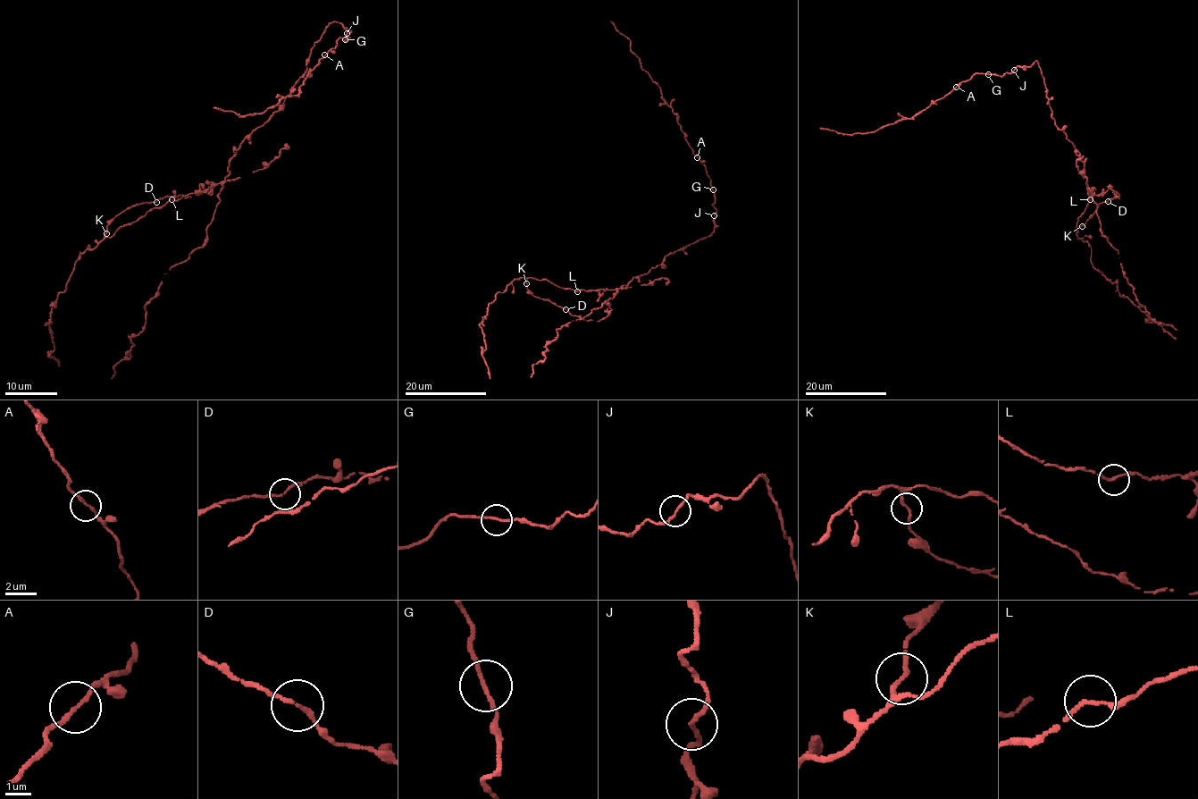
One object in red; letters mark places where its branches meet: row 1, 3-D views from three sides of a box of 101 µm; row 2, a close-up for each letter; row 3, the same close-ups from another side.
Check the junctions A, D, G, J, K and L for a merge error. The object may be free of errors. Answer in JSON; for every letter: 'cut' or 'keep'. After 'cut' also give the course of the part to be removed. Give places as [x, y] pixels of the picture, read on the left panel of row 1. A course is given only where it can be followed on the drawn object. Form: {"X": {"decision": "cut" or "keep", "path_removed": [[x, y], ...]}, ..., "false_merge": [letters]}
{"A": {"decision": "keep"}, "D": {"decision": "keep"}, "G": {"decision": "keep"}, "J": {"decision": "keep"}, "K": {"decision": "keep"}, "L": {"decision": "keep"}, "false_merge": []}

